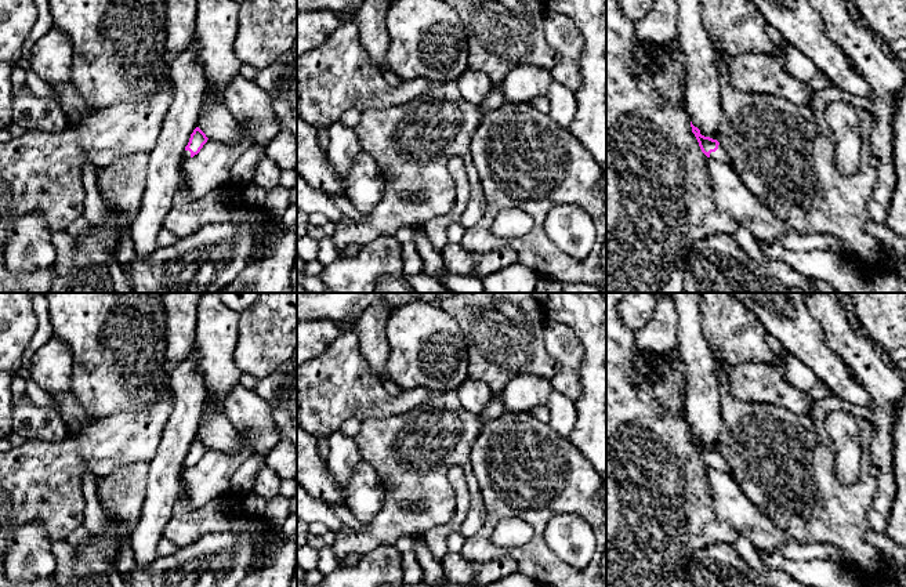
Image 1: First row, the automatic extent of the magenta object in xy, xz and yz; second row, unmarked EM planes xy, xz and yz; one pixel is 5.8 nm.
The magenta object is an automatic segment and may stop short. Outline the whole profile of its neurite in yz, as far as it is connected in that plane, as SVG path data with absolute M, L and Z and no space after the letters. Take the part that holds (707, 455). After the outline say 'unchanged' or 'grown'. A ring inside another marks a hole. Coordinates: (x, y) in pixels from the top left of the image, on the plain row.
M691 431L691 436L692 436L692 442L695 443L695 446L699 452L702 461L707 467L713 467L718 471L726 472L731 477L733 477L731 467L728 465L726 460L720 454L720 452L717 449L702 445L700 439L697 436L695 436L692 434L692 431Z | grown

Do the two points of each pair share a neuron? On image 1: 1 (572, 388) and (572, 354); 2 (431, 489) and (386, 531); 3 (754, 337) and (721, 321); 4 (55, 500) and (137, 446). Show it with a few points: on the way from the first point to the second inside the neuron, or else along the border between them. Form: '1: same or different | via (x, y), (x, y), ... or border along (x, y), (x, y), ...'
1: same | via (571, 380), (571, 362)
2: same | via (431, 506), (431, 510), (416, 525), (402, 525)
3: same | via (746, 329), (729, 326)
4: same | via (61, 475), (84, 452), (101, 446), (112, 446)

